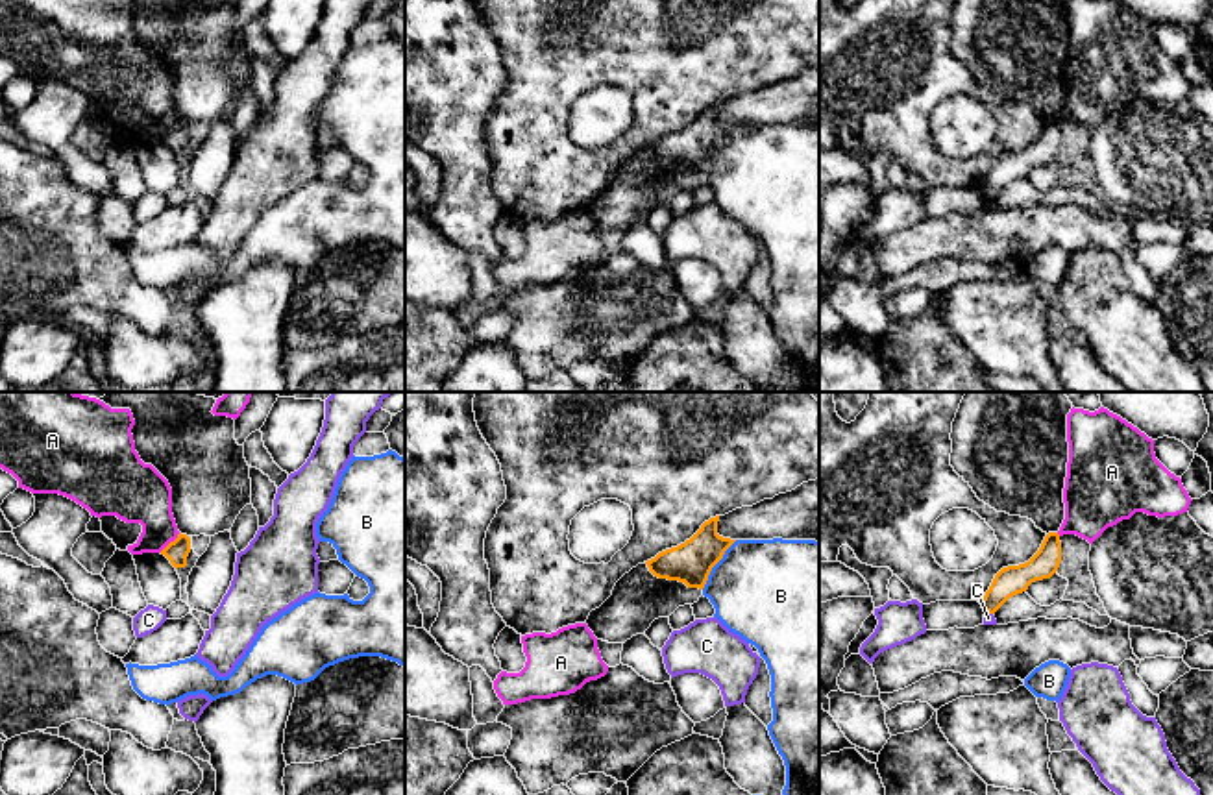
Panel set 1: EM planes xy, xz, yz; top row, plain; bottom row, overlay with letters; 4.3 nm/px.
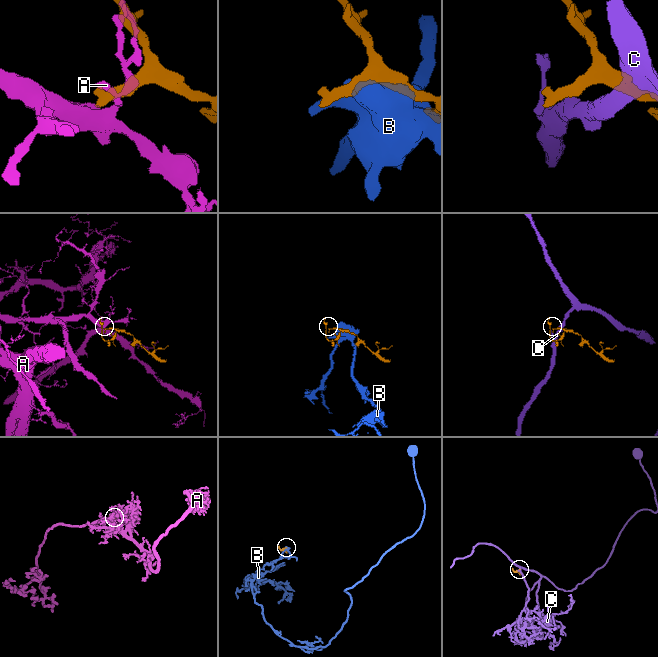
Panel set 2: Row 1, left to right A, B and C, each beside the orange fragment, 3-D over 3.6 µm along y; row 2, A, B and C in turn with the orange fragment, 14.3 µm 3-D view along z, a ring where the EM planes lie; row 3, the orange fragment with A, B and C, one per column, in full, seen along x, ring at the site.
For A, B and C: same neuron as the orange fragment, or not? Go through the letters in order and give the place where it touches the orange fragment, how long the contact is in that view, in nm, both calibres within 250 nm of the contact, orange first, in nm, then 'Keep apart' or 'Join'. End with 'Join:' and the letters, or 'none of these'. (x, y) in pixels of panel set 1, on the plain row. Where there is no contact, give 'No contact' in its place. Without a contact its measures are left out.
A: Touches orange at xy (171, 128). Shared border 130 nm. Thickness 100 nm (orange) against 260 nm. Keep apart
B: Touches orange at xz (716, 148). Shared border 260 nm. Thickness 190 nm (orange) against 440 nm. Keep apart
C: Touches orange at yz (990, 198). Shared border 40 nm. Thickness 130 nm (orange) against 50 nm. Keep apart
Join: none of these

